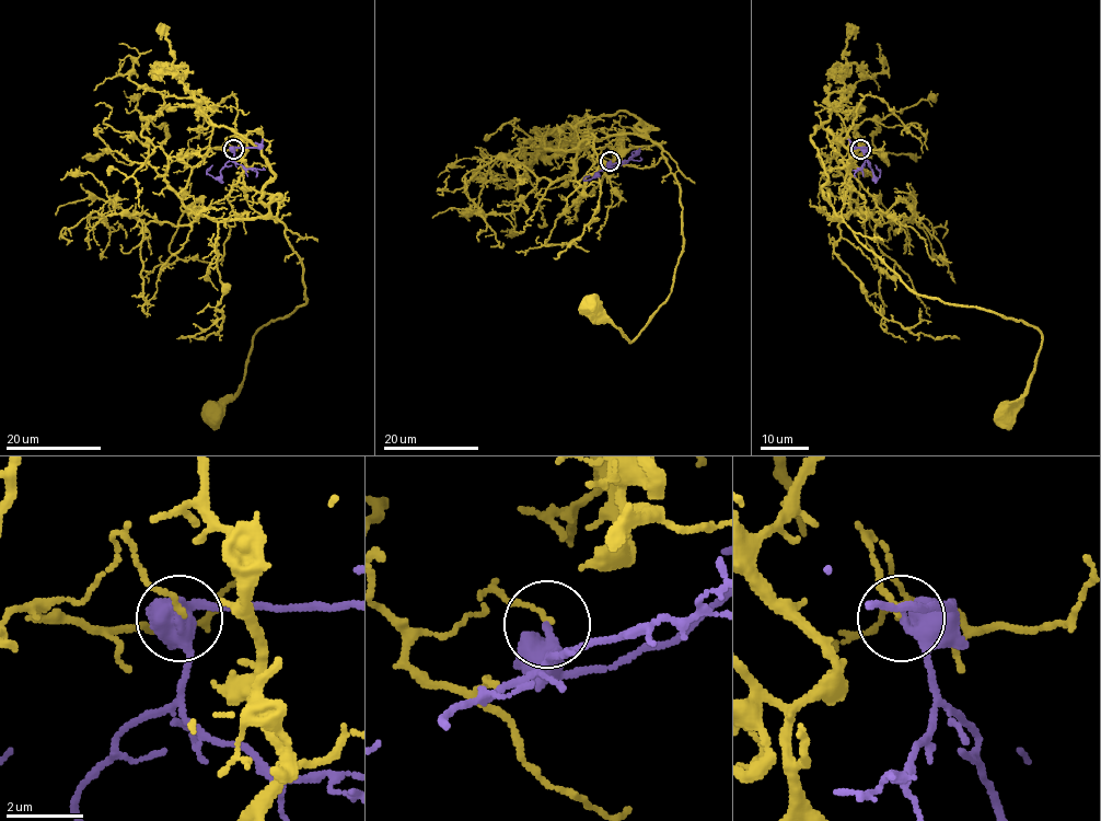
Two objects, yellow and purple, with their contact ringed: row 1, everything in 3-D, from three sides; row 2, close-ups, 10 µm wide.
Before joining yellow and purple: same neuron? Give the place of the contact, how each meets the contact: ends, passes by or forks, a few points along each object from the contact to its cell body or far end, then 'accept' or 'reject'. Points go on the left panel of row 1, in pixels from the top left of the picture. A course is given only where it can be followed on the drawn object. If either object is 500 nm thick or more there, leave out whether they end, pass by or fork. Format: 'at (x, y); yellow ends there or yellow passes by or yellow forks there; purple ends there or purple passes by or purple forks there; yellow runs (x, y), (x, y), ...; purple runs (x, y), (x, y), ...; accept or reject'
at (233, 149); yellow ends there; purple passes by; yellow runs (233, 148), (208, 152), (182, 203), (217, 221), (275, 217), (305, 302), (256, 332), (241, 389), (213, 415); purple runs (233, 149), (234, 158), (226, 163), (220, 176), (213, 177), (207, 172), (212, 164); reject

